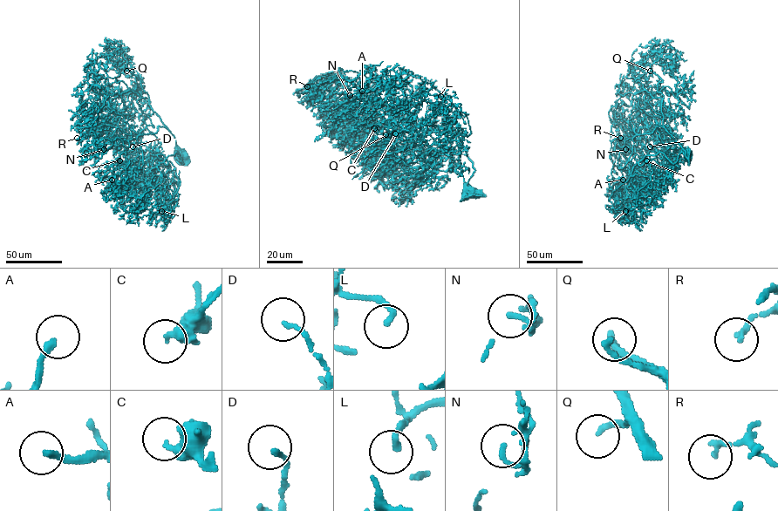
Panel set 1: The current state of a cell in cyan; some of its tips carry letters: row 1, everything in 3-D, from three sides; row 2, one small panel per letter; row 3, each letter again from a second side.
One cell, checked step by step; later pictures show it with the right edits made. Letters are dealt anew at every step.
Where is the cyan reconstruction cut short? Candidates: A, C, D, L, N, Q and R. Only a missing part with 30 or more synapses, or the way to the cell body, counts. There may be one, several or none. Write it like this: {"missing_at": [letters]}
{"missing_at": ["A", "Q"]}

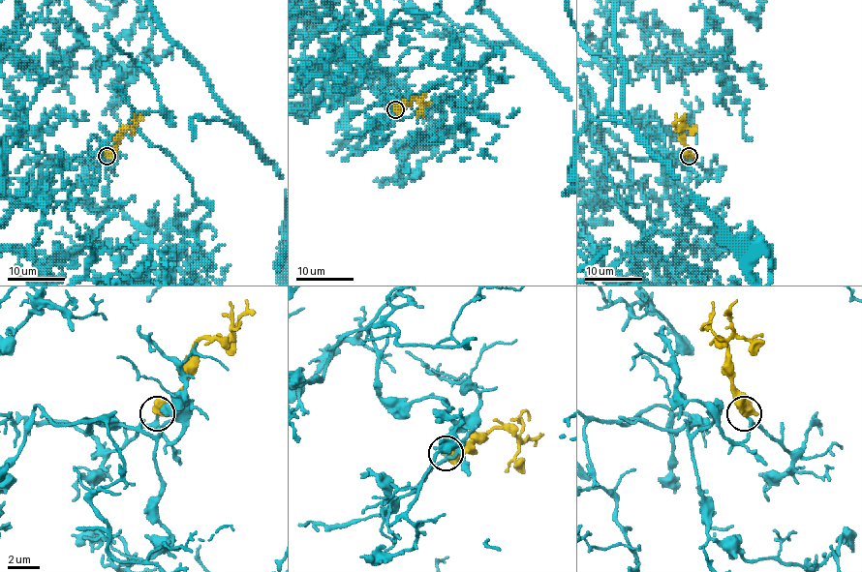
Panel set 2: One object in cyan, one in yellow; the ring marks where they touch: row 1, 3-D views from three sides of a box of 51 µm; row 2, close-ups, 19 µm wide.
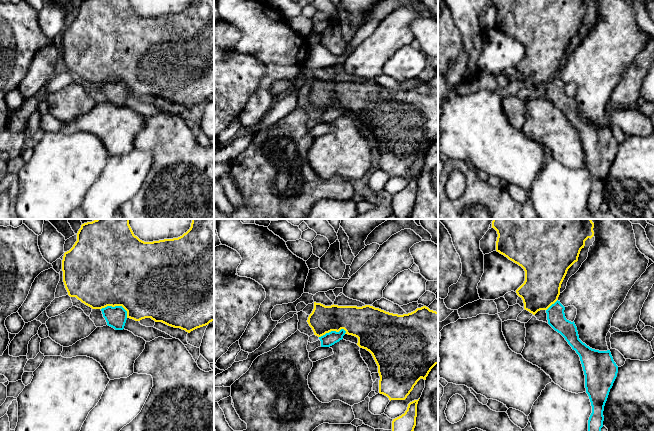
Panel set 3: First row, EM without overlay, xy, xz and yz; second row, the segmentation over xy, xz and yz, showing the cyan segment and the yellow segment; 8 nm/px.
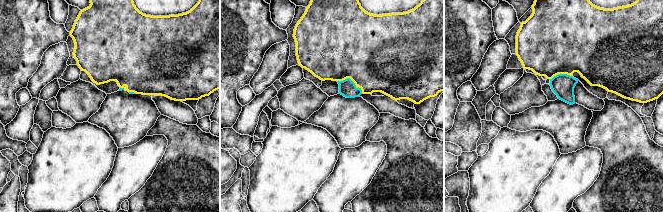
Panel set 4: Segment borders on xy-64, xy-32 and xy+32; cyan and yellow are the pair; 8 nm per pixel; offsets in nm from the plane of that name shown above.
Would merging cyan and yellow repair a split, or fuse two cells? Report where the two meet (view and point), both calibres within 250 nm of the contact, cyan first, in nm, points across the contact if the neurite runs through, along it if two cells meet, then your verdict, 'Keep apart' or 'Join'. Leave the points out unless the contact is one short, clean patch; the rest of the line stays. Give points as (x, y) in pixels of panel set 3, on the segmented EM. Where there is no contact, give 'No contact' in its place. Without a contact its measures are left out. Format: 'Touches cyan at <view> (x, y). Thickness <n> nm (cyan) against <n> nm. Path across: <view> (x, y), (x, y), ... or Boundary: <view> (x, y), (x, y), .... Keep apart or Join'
Touches cyan at xy (117, 306). Thickness 170 nm (cyan) against 500 nm. Path across: xy (116, 317), (117, 306), (114, 275). Join

